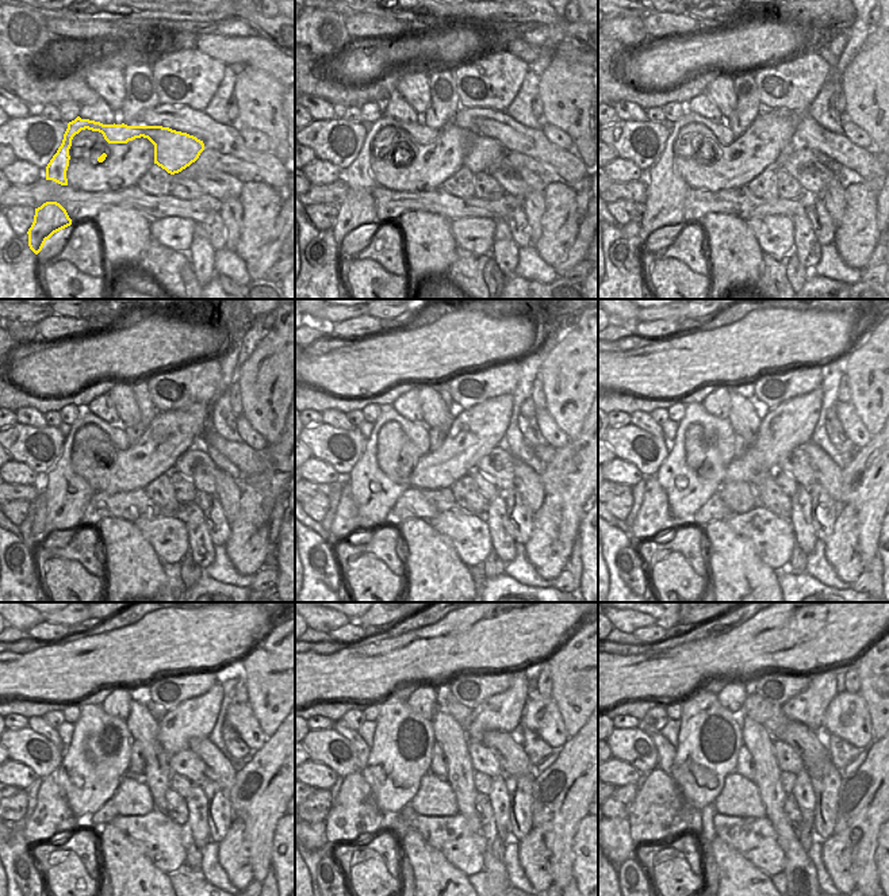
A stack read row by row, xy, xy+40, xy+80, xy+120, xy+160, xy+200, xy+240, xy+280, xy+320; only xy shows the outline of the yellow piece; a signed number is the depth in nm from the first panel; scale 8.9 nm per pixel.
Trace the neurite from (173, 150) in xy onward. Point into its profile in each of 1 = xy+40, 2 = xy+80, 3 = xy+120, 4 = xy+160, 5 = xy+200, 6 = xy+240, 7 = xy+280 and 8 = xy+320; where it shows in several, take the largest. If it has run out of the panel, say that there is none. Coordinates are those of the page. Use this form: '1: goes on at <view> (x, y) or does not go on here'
1: goes on at xy+40 (357, 211)
2: goes on at xy+80 (663, 209)
3: goes on at xy+120 (66, 494)
4: goes on at xy+160 (374, 494)
5: goes on at xy+200 (688, 490)
6: goes on at xy+240 (100, 749)
7: goes on at xy+280 (403, 741)
8: goes on at xy+320 (709, 738)

